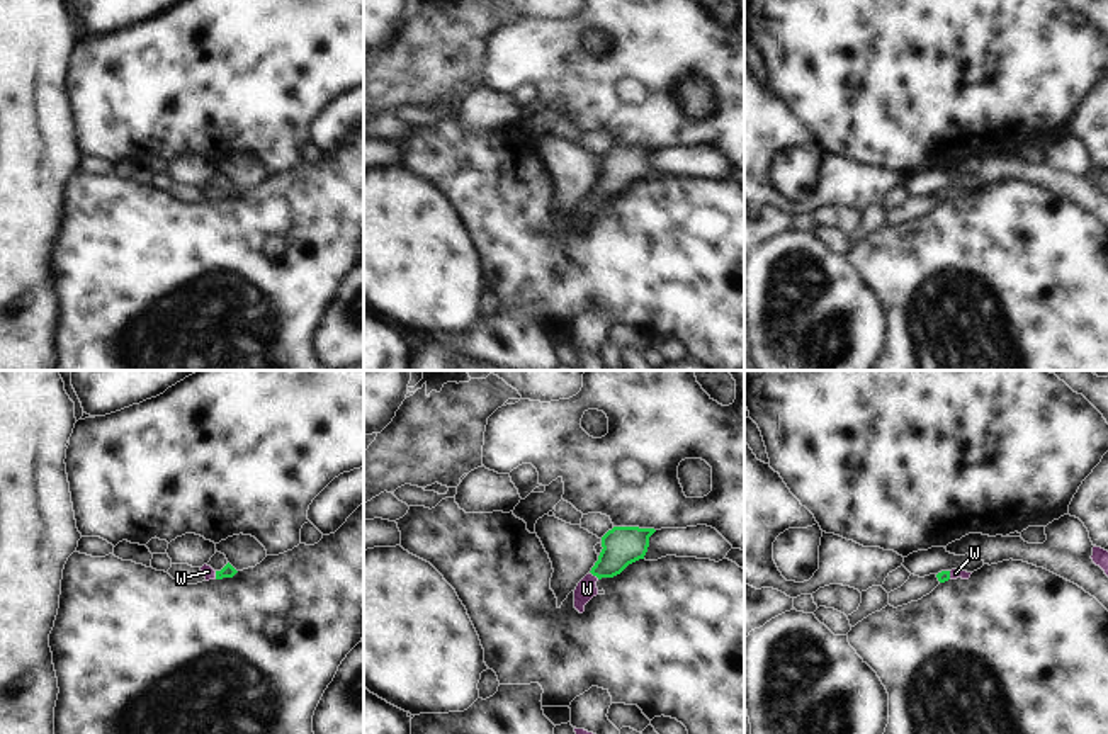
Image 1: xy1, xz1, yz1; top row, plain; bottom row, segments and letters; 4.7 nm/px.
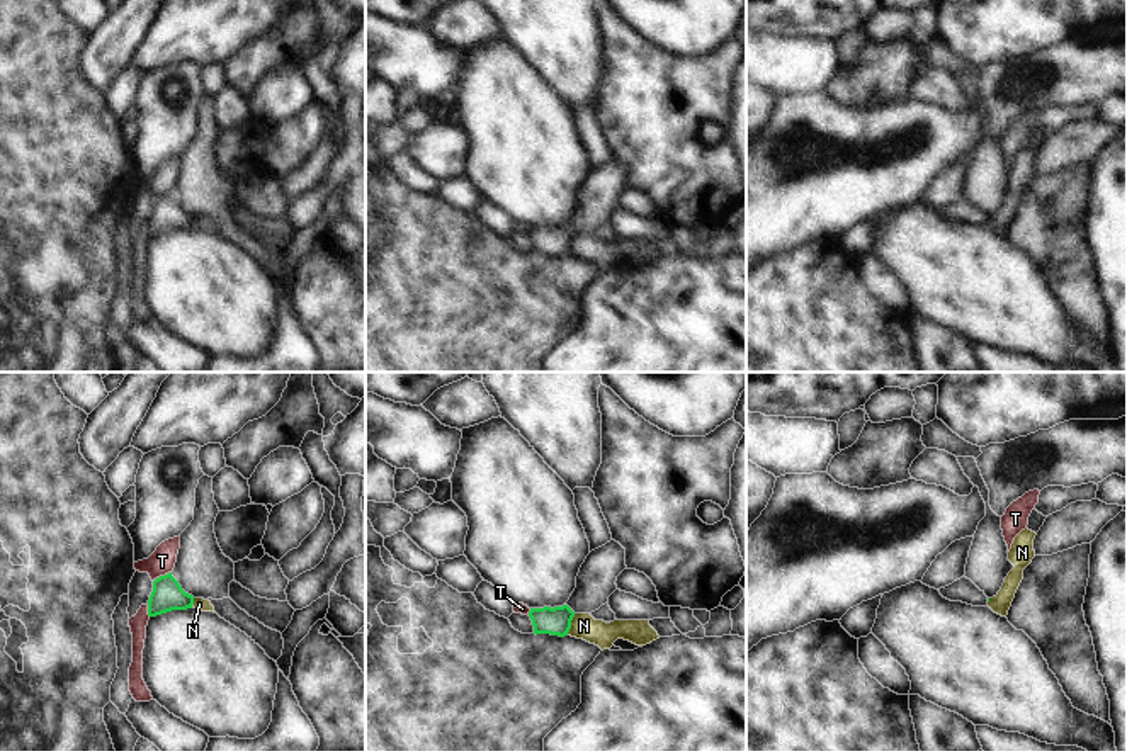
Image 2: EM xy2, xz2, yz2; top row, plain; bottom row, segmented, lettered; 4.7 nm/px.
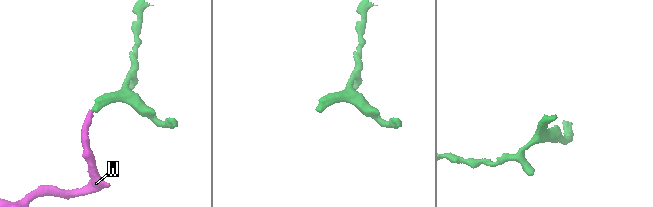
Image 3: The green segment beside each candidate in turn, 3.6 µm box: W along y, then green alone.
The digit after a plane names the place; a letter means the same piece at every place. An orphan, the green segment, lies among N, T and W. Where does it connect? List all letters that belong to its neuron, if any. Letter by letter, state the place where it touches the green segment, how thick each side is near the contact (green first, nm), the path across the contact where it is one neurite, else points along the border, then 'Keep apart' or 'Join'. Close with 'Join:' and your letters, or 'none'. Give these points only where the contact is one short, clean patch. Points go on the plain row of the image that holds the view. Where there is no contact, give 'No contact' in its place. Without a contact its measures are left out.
N: Touches green at xz2 (570, 243). Thickness 130 nm (green) against 120 nm. Boundary: xz2 (575, 233), (566, 254). Keep apart
T: Touches green at xy2 (162, 196). Thickness 150 nm (green) against 120 nm. Boundary: xy2 (170, 191), (153, 201). Keep apart
W: Touches green at xz1 (595, 194). Thickness 190 nm (green) against 100 nm. Path across: xz1 (622, 165), (595, 194), (587, 208). Join
Join: W.

